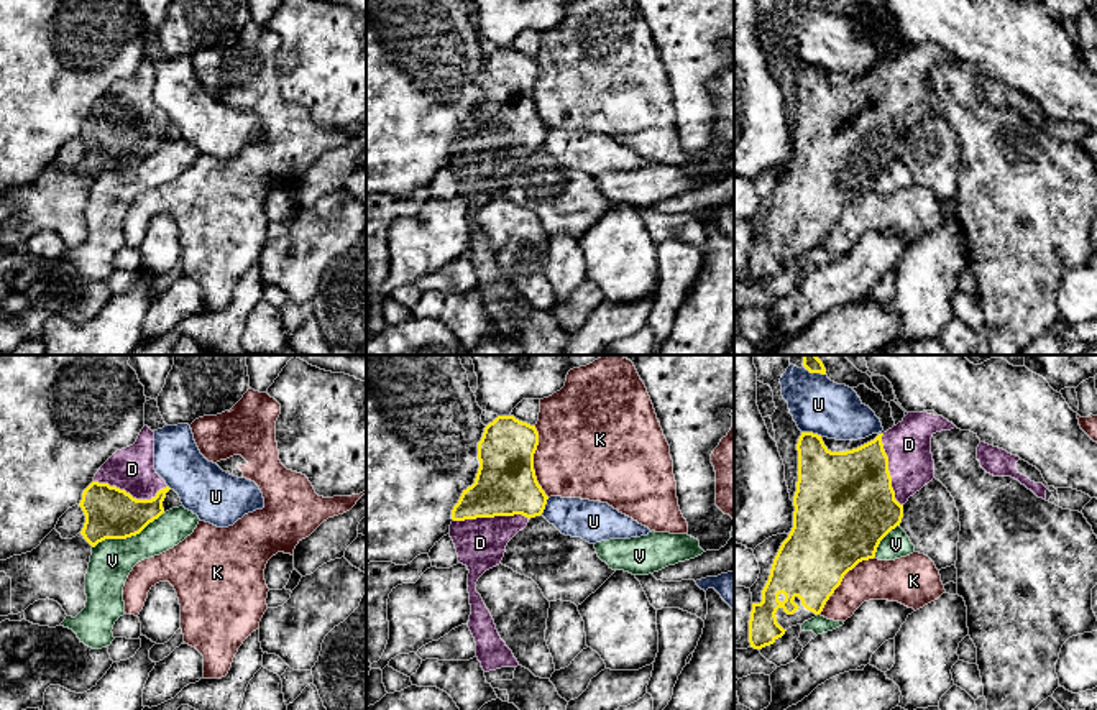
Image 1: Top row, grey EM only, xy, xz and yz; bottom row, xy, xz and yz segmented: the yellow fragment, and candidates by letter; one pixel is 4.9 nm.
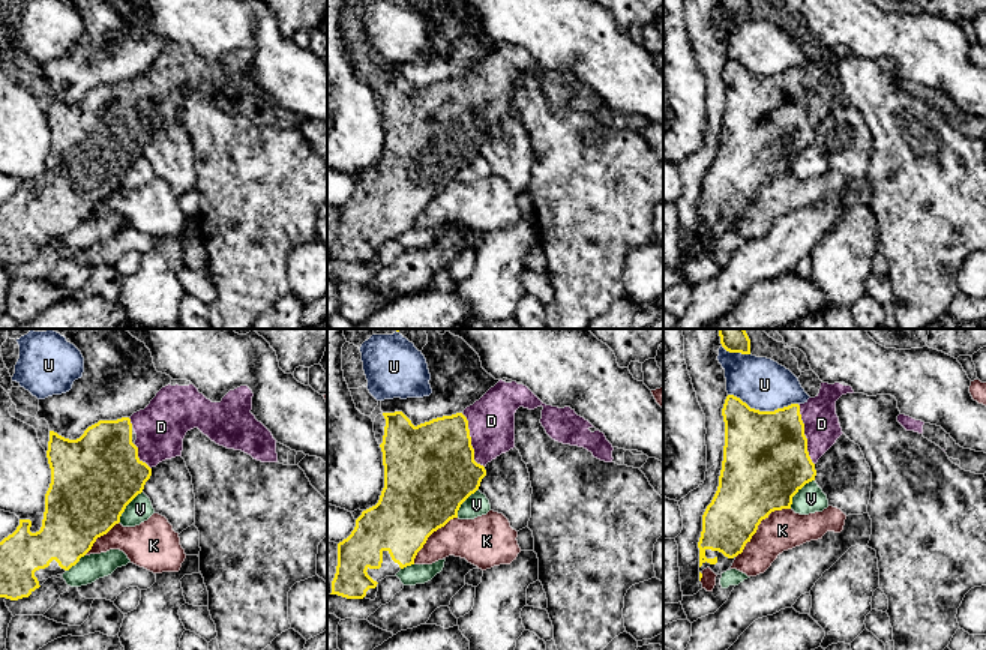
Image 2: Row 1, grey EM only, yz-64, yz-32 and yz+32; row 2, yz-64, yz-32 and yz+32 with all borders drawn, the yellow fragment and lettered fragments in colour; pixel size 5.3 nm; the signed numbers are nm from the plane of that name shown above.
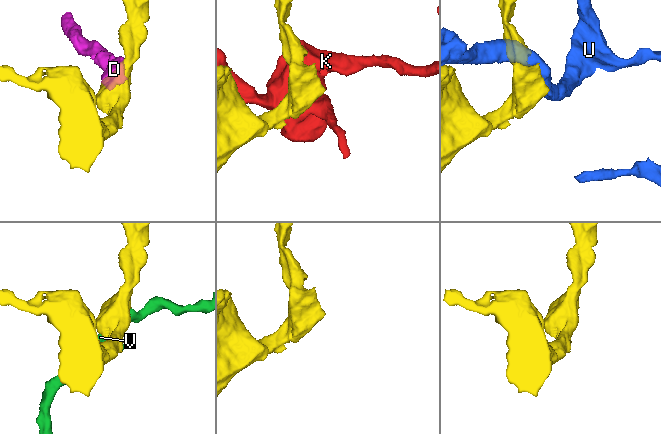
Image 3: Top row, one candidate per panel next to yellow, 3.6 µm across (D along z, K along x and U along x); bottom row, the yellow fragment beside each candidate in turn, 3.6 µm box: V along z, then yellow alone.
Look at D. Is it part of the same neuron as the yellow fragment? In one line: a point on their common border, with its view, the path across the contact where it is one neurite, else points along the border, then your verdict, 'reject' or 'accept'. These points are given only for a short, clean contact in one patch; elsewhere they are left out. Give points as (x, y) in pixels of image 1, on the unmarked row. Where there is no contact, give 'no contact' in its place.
xz (491, 148) | accept

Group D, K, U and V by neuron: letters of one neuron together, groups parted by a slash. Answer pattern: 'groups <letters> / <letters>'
groups D / K / U / V

